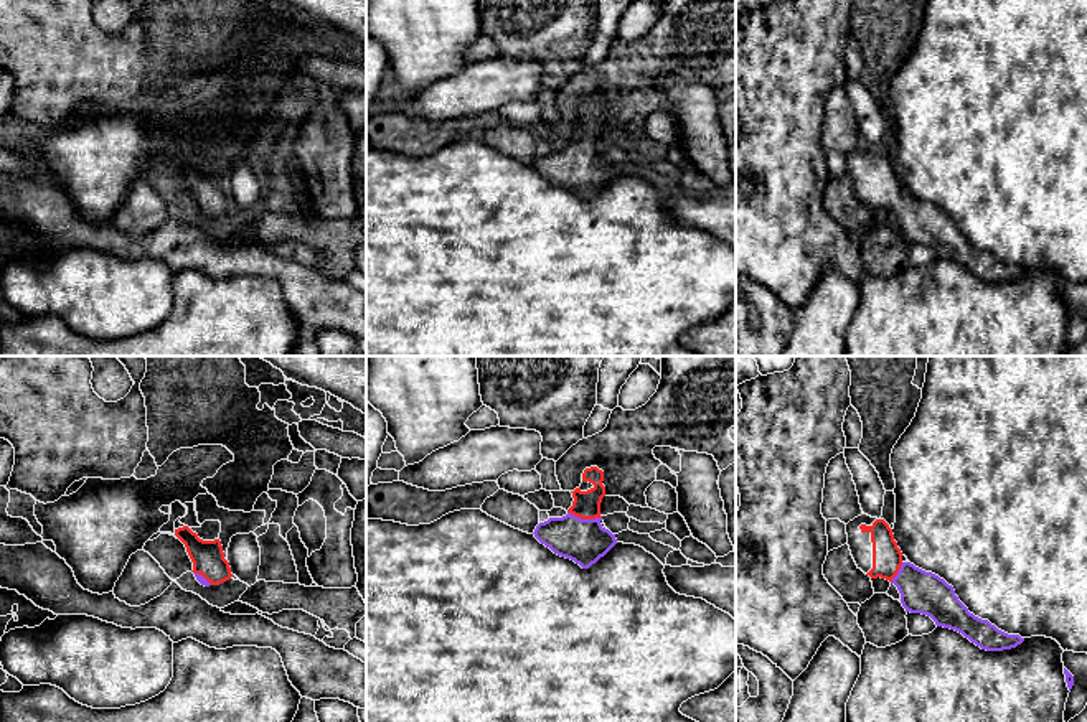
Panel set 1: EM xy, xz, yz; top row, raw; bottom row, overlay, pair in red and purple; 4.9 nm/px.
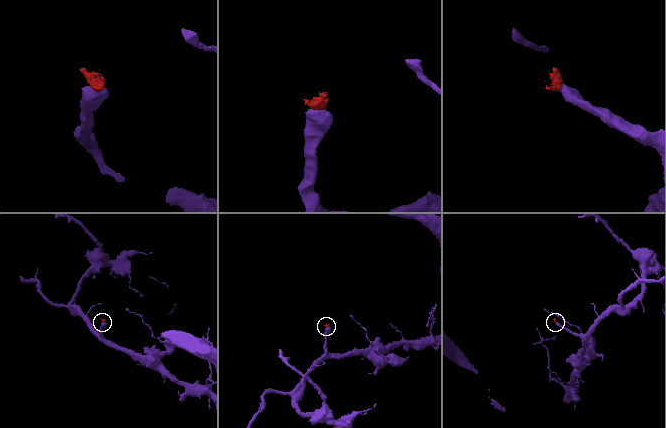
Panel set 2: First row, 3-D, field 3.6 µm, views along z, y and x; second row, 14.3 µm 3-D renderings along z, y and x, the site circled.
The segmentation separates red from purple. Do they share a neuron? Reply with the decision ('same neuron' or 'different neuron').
same neuron

